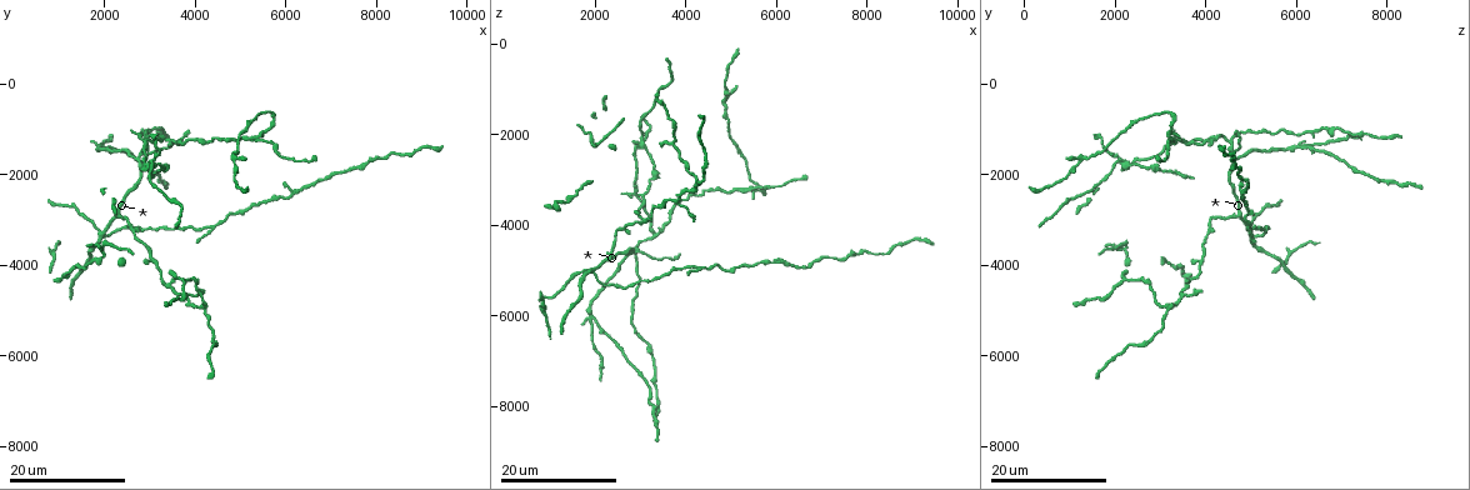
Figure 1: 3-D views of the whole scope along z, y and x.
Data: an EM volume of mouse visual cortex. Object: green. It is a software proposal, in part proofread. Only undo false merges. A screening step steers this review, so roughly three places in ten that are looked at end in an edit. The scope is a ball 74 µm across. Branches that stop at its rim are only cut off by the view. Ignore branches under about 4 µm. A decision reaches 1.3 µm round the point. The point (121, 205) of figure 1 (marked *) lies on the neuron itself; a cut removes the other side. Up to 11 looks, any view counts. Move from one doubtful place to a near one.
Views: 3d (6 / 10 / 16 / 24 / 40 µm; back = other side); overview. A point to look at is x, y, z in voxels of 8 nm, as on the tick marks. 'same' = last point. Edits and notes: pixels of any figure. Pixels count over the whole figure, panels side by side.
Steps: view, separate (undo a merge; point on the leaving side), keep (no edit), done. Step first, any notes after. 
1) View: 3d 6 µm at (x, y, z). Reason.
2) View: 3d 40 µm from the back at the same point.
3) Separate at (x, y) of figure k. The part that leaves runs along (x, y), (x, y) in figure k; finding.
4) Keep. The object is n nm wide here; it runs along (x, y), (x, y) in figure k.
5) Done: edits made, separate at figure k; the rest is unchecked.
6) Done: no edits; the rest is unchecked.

View: 3d 16 µm at (3850, 4650, 3450). A fork.

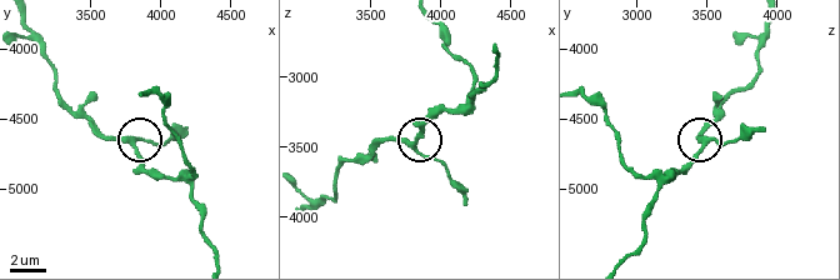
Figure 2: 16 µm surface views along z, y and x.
View: 3d 6 µm at (3820, 4660, 3480). Closer look.

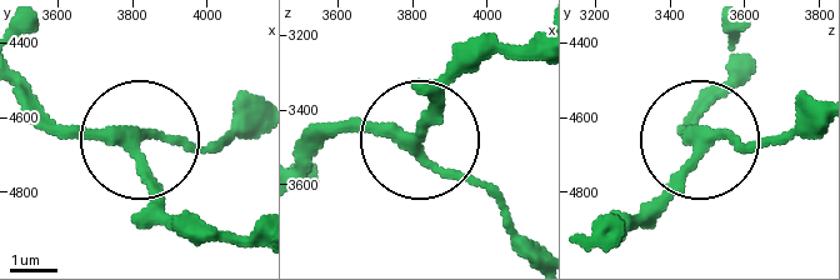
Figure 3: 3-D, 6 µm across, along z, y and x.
View: 3d 6 µm from the back at (3810, 4660, 3500). From behind.

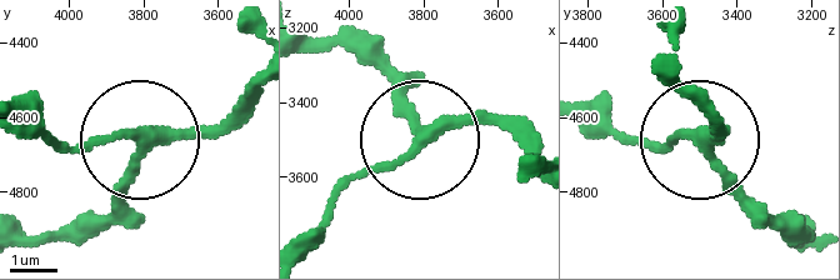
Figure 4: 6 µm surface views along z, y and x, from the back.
Keep. It runs along (249, 93), (201, 129), (49, 141) in figure 4; continuous, no second neuron.

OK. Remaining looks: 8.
View: 3d 16 µm at (2000, 3500, 2200). Sudden change in width.

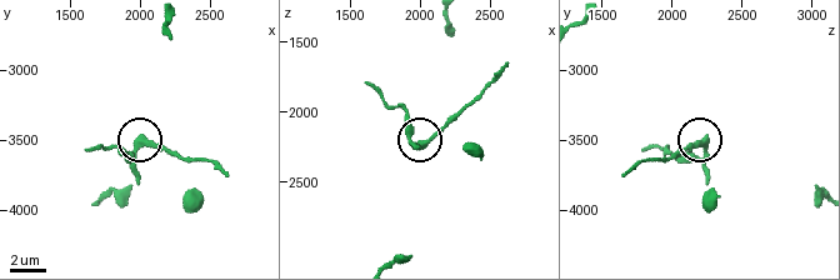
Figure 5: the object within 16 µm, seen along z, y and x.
View: 3d 10 µm at (2040, 3520, 2220).

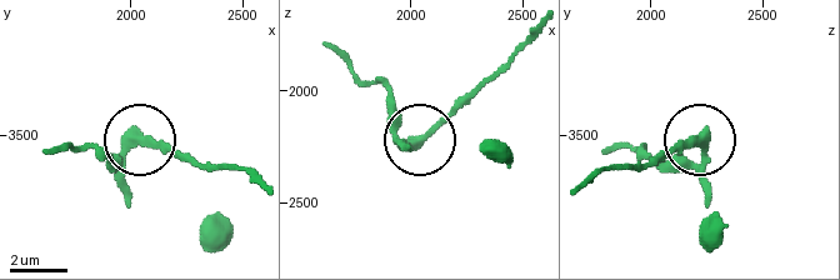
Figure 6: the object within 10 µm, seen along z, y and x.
Separate at (179, 150) of figure 6. The part that leaves runs along (150, 138), (198, 164), (234, 166), (255, 180) in figure 6; a second neuron is stuck on.

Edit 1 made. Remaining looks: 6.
View: 3d 24 µm at (3250, 1250, 4200). Branch point.

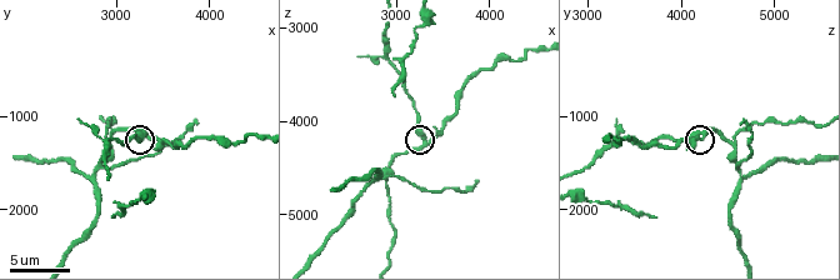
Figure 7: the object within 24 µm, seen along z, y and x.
View: 3d 6 µm at (3350, 1200, 4200). Closer look.

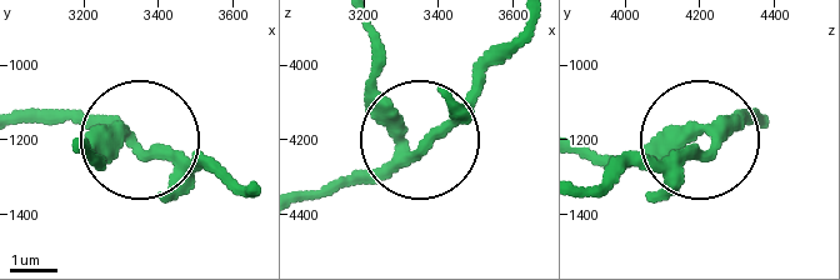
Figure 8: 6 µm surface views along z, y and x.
Keep. The object is 270 nm wide here; it runs along (303, 200), (375, 176), (406, 144), (375, 73), (370, 24) in figure 8; all the same neuron.

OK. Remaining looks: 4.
View: 3d 16 µm at (2350, 2950, 4750). Four arms meet.

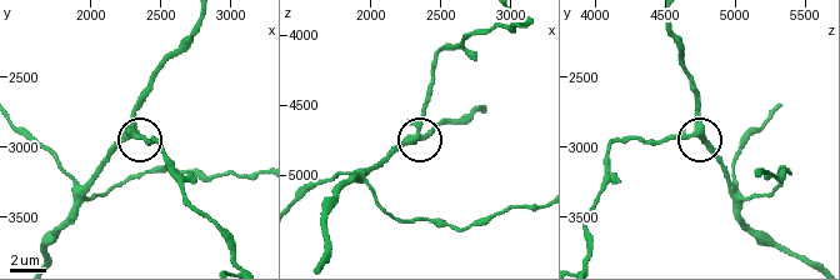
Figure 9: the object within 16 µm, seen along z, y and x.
View: 3d 6 µm at (2320, 2900, 4740). Zoom in.

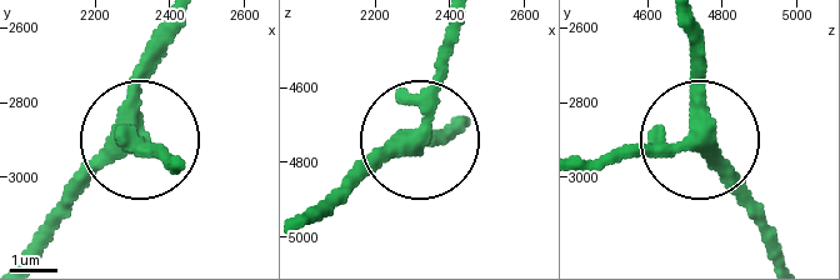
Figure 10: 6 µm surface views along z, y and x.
View: 3d 6 µm from the back at (2310, 2910, 4730). Other side.

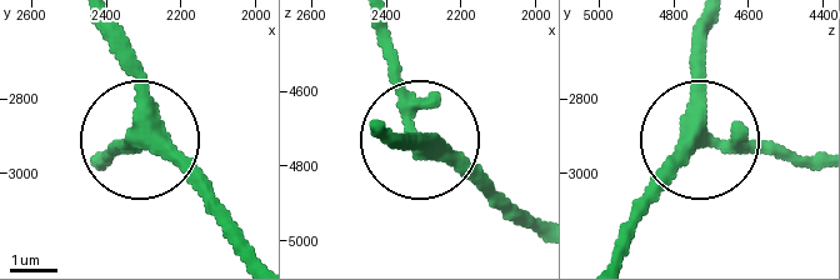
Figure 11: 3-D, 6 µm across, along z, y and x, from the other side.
Keep. The side arm is 65 µm long; 4 arms meet here; continuous, no second neuron.

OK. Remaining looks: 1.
Done: edits made, separate at figure 6; the rest is unchecked.

